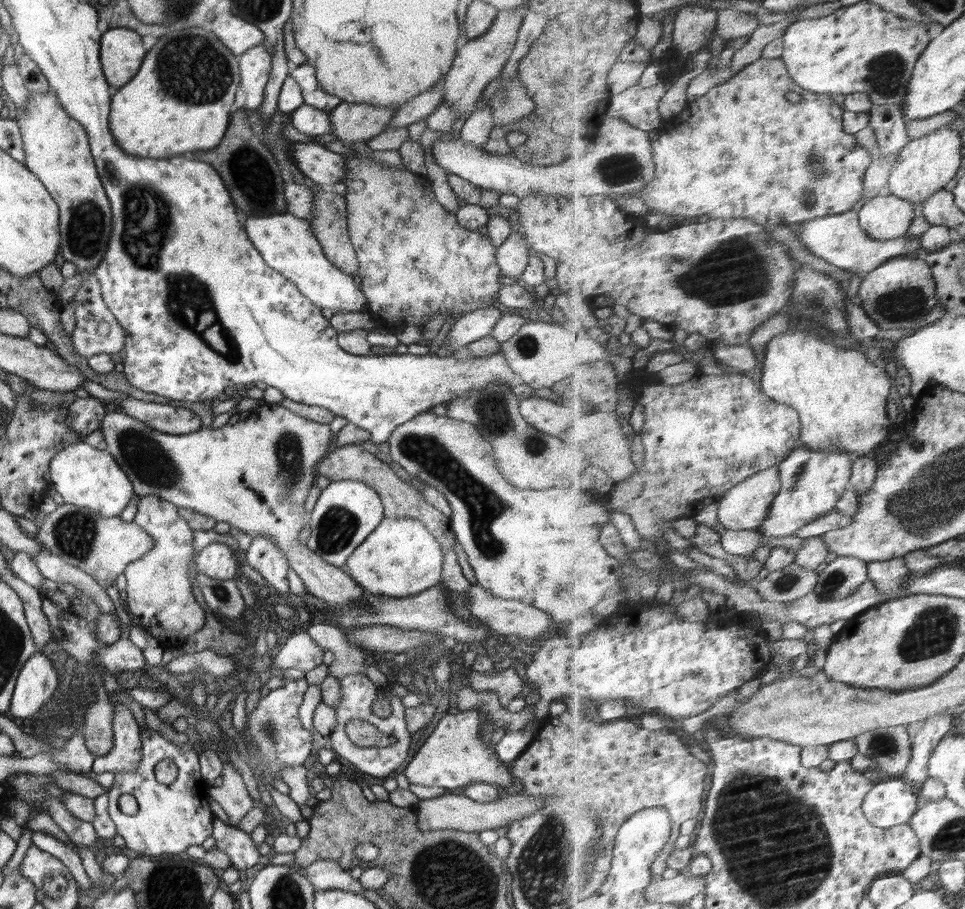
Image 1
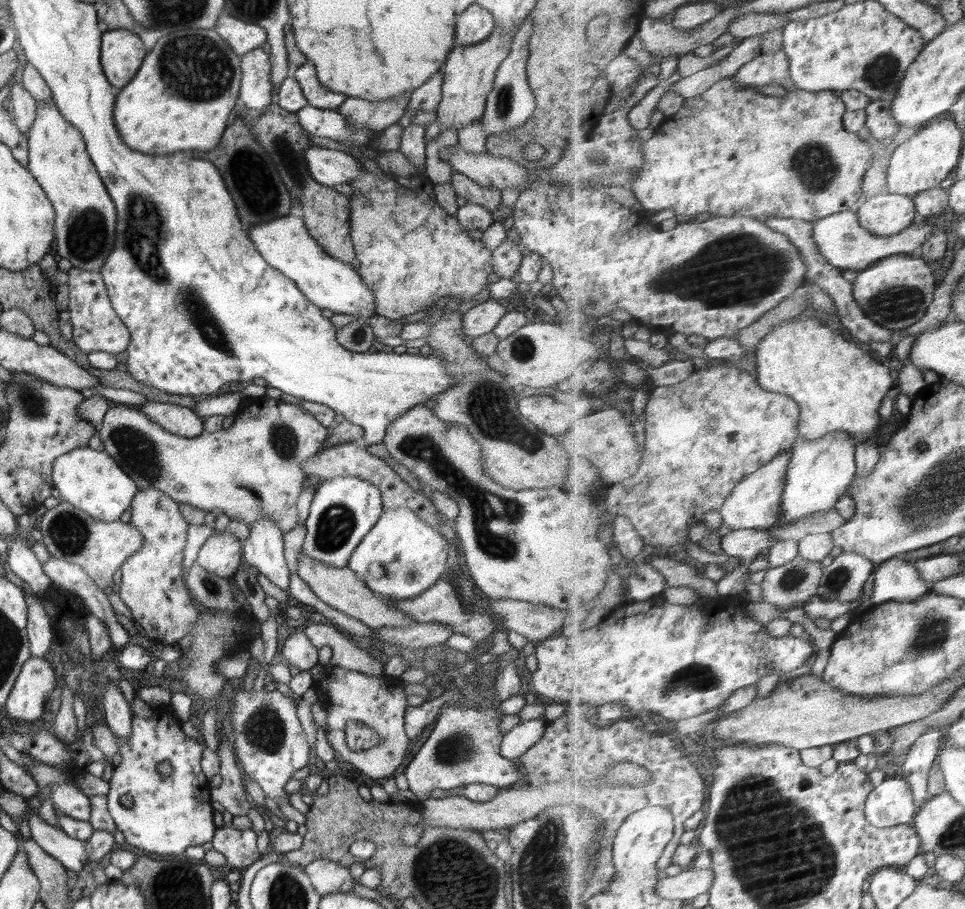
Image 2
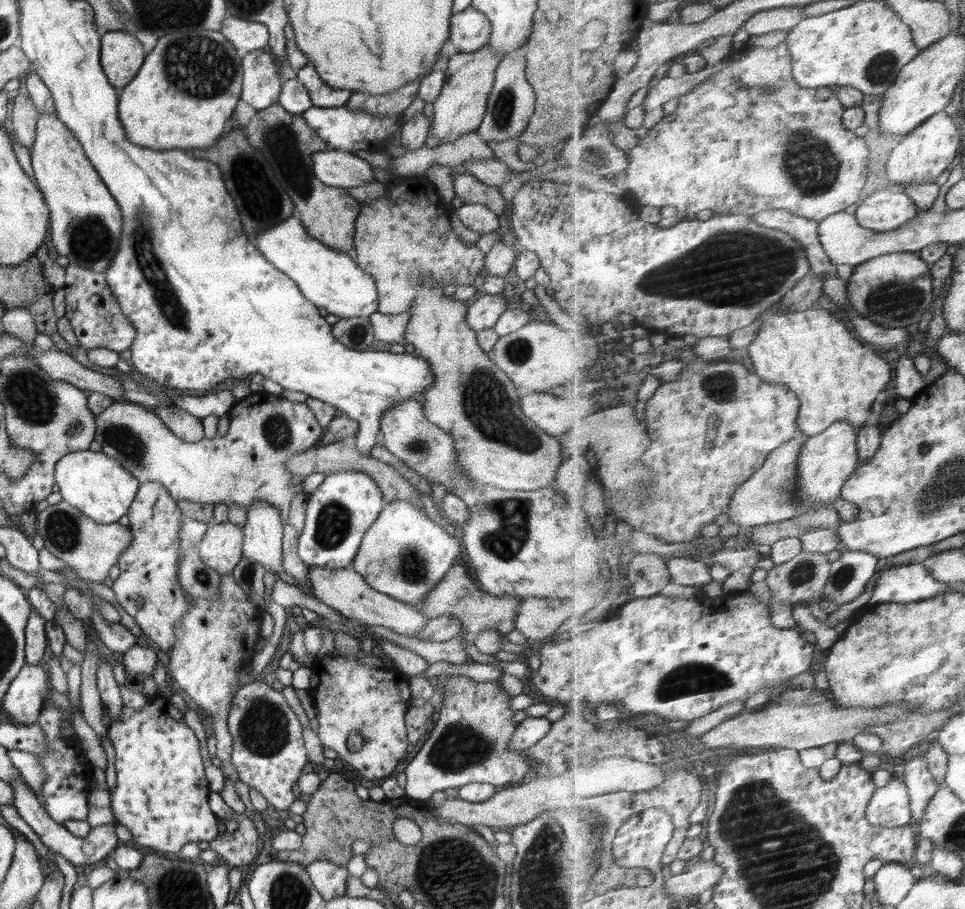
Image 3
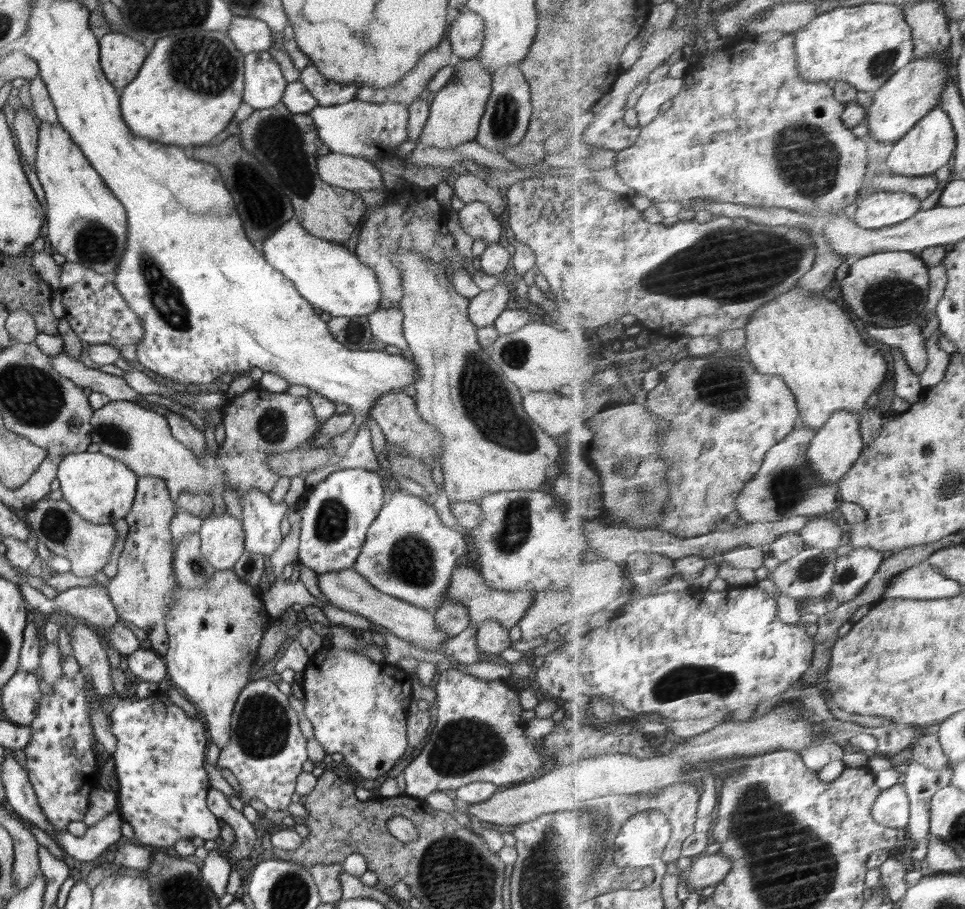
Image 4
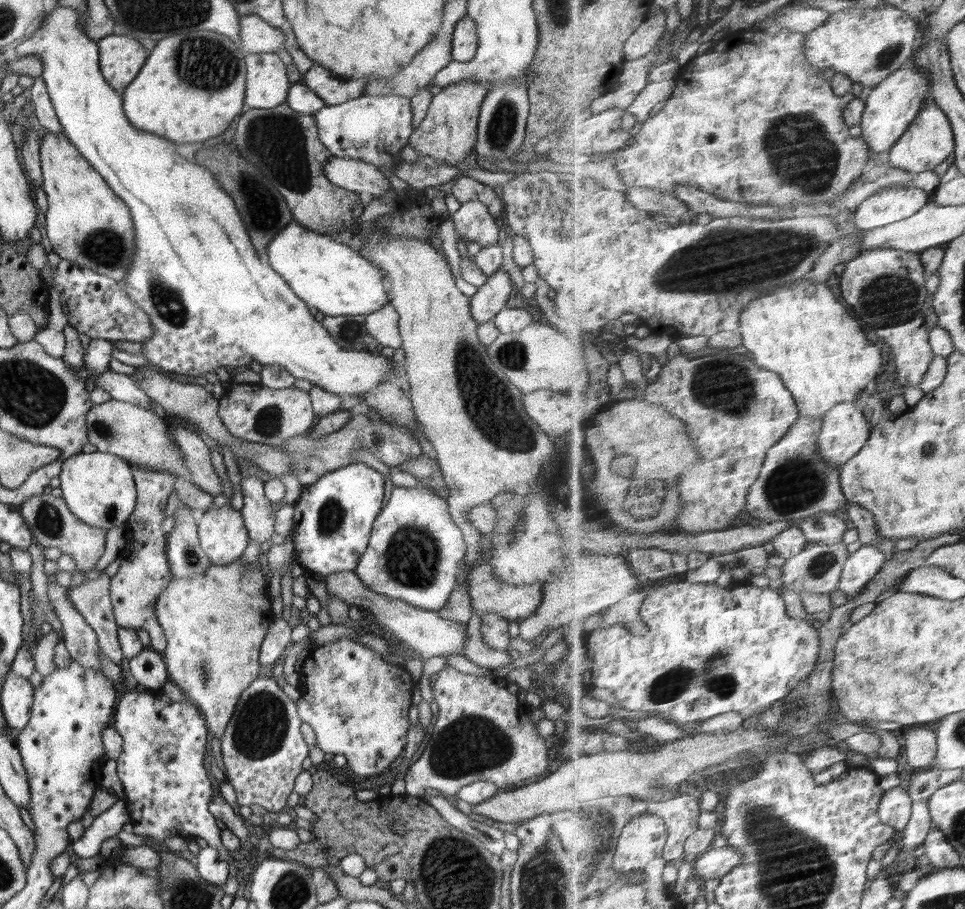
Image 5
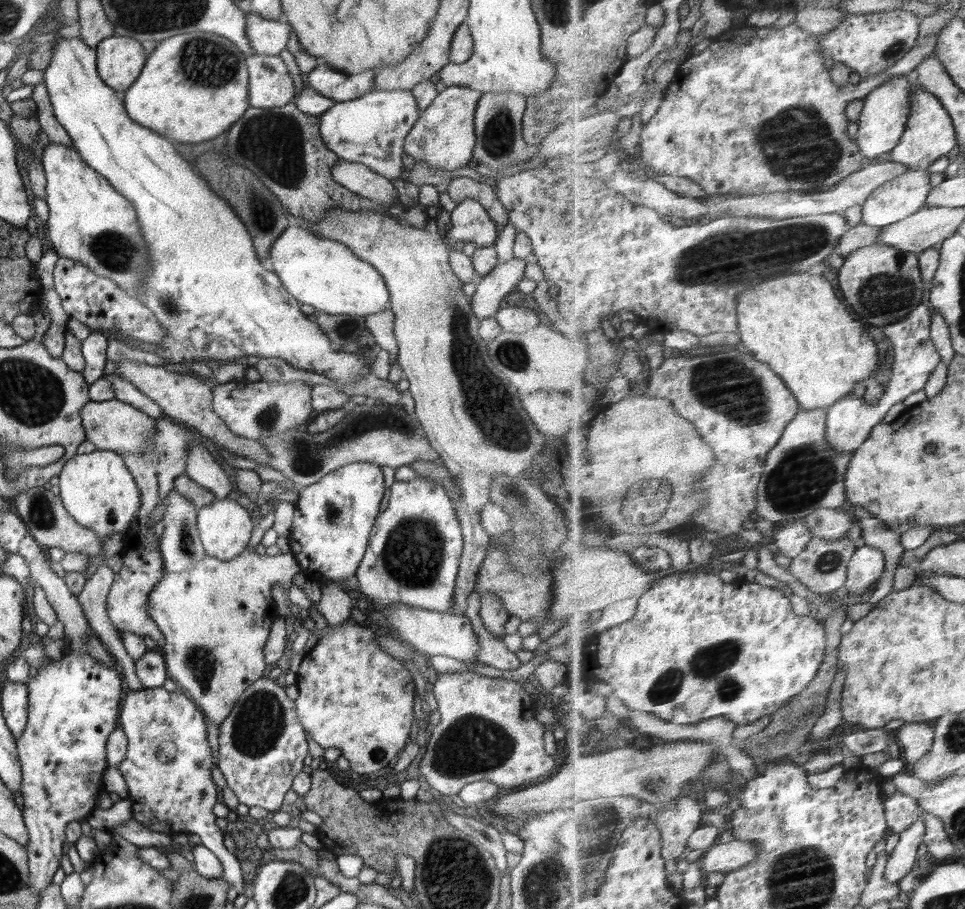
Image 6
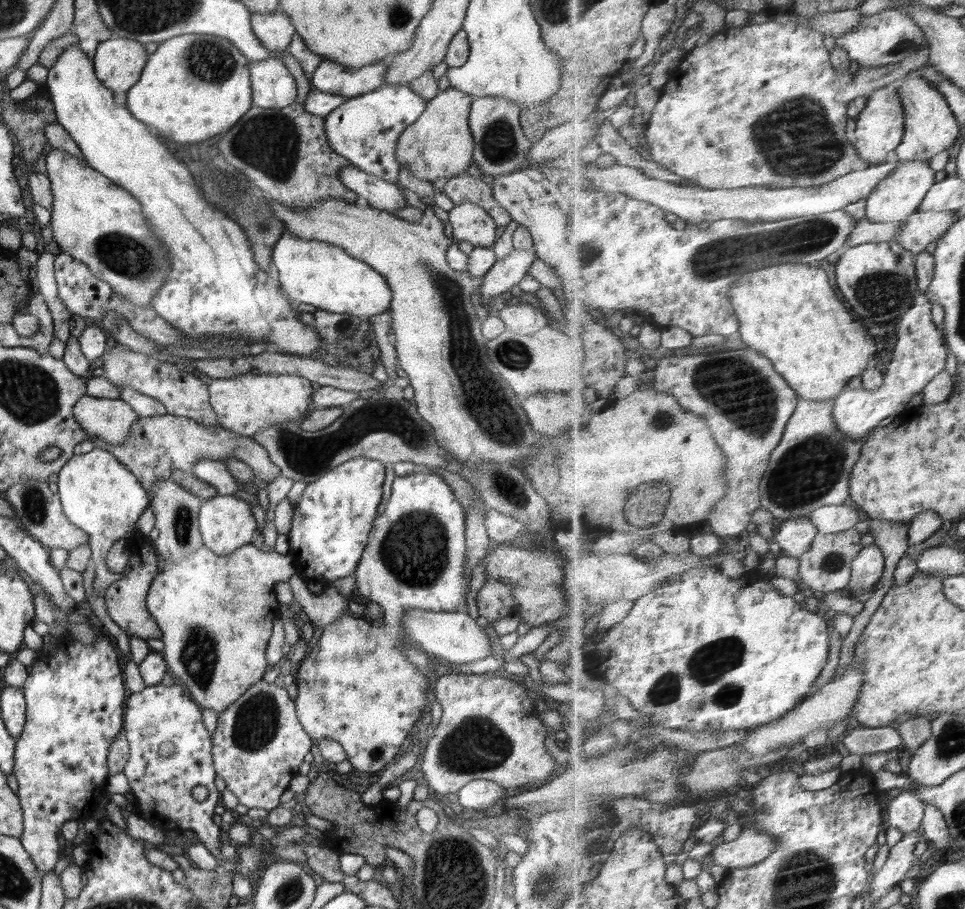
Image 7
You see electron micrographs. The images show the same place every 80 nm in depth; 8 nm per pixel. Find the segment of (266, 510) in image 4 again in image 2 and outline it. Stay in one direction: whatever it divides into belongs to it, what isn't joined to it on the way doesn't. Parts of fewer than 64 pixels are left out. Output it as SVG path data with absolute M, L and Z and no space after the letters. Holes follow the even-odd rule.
M259 518L250 526L250 535L243 543L244 562L258 568L278 588L288 590L289 571L284 556L283 534L269 518Z

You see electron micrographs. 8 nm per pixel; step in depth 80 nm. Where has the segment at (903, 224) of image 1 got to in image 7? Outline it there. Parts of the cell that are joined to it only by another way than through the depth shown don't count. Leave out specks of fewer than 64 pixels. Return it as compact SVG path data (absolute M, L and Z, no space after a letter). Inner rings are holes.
M930 161L902 162L900 169L894 170L892 177L879 183L879 187L868 199L867 218L872 222L898 222L906 220L918 213L924 200L936 184L936 170L930 166Z

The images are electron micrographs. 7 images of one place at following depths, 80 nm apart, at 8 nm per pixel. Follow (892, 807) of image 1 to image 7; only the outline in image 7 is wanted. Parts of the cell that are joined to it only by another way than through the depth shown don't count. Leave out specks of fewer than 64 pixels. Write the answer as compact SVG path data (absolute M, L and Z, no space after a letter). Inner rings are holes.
M903 791L886 804L887 825L895 826L905 835L922 828L927 807L916 792Z

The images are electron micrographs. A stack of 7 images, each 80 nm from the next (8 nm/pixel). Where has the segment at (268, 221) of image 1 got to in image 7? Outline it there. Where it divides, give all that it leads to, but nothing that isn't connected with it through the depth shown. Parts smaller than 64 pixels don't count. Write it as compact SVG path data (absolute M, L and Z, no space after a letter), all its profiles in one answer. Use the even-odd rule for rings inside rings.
M286 230L272 251L272 262L280 275L278 283L292 301L360 318L388 312L393 294L386 279L368 264L352 257L336 245L319 240L302 240Z

